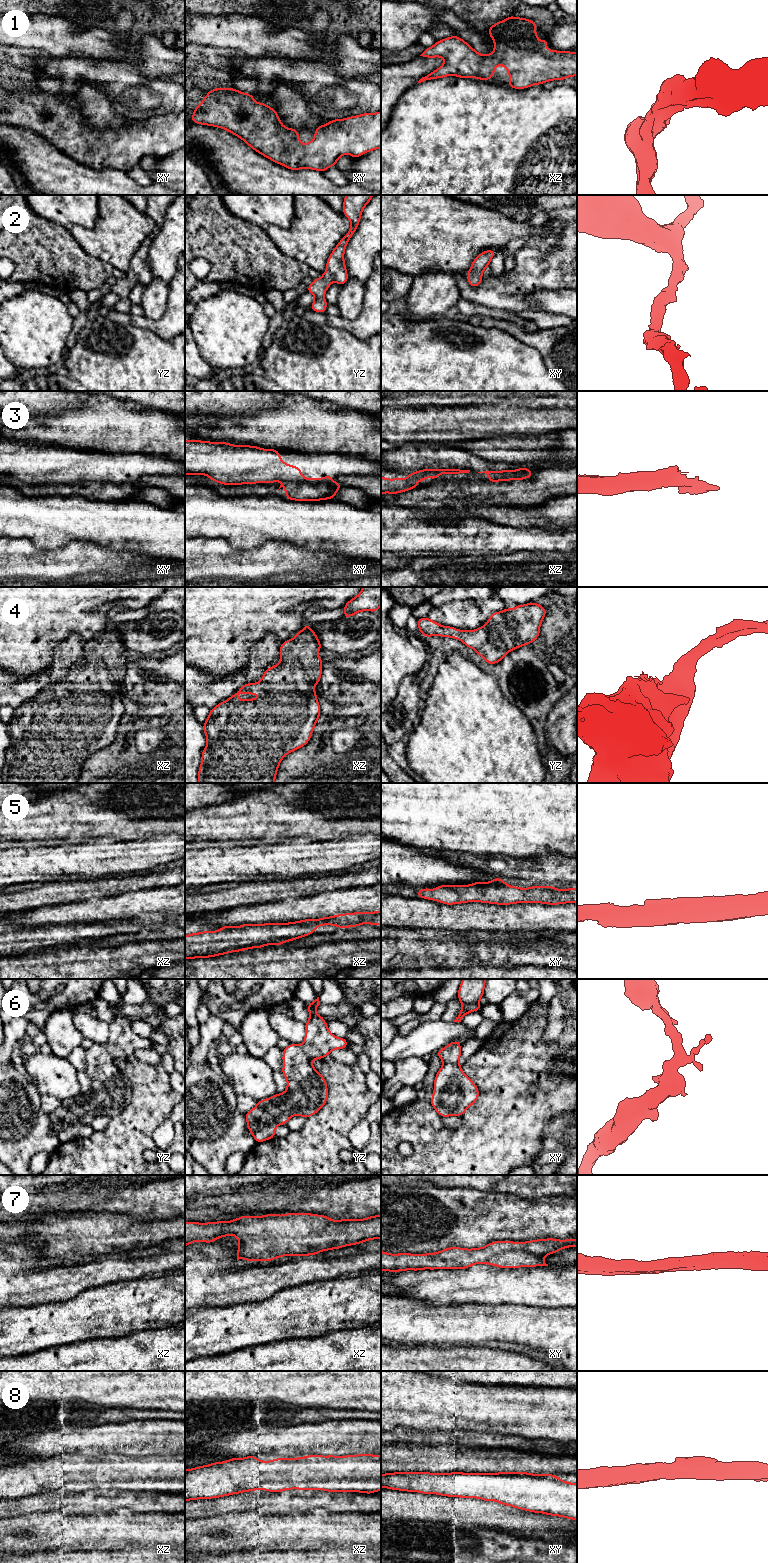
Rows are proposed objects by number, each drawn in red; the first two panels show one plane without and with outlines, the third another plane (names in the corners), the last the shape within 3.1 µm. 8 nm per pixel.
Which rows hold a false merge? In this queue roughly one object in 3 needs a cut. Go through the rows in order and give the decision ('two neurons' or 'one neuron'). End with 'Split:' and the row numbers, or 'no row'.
1: one neuron
2: one neuron
3: two neurons
4: one neuron
5: one neuron
6: one neuron
7: one neuron
8: one neuron
Split: 3

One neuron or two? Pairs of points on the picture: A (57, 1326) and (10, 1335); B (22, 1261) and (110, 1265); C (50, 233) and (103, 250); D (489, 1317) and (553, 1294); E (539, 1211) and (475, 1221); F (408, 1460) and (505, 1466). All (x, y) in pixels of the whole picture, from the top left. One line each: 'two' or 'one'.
A: one
B: one
C: two
D: two
E: one
F: one

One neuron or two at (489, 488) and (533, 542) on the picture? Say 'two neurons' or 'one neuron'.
two neurons

